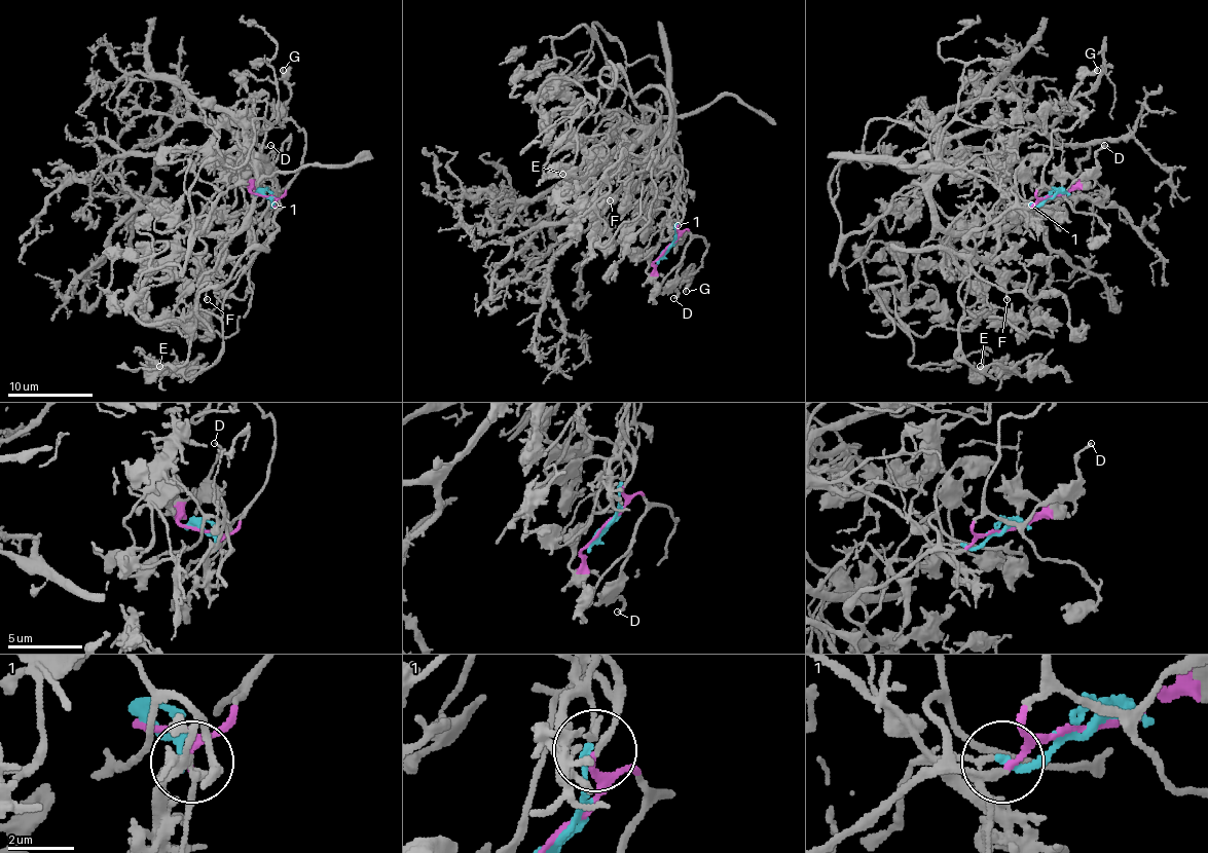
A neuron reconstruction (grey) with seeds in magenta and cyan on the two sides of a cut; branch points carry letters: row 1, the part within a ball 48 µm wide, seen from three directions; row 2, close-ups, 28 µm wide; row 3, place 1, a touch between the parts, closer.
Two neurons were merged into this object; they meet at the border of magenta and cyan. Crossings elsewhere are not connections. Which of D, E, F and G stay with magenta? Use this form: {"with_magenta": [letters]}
{"with_magenta": ["D", "E", "F", "G"]}

